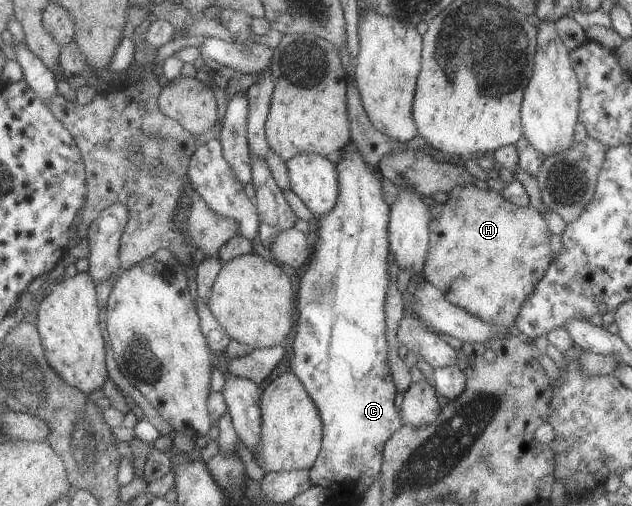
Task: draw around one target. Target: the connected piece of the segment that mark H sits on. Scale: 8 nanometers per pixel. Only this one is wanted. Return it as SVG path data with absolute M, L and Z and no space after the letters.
M474 184L454 186L446 201L429 208L429 244L423 265L423 278L438 288L455 306L489 324L509 328L518 310L551 262L549 237L544 218L532 205L515 206L500 192L481 190Z

